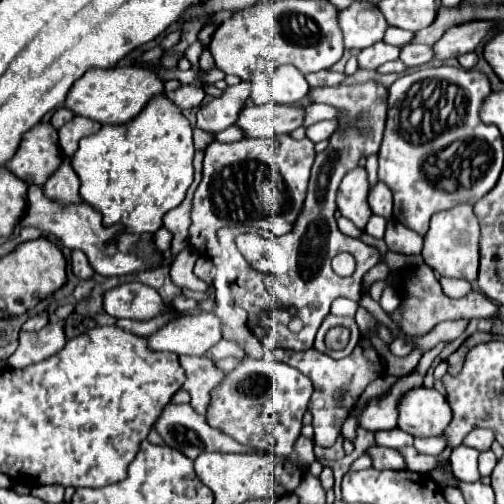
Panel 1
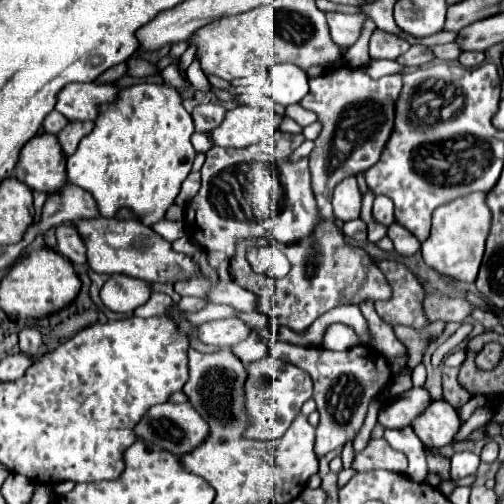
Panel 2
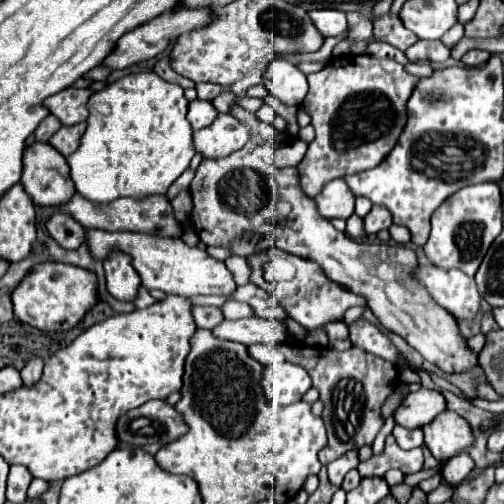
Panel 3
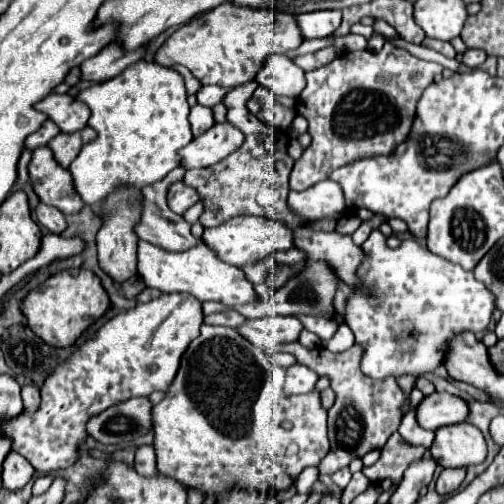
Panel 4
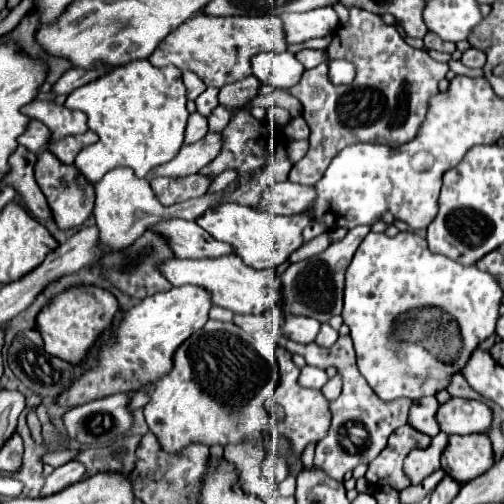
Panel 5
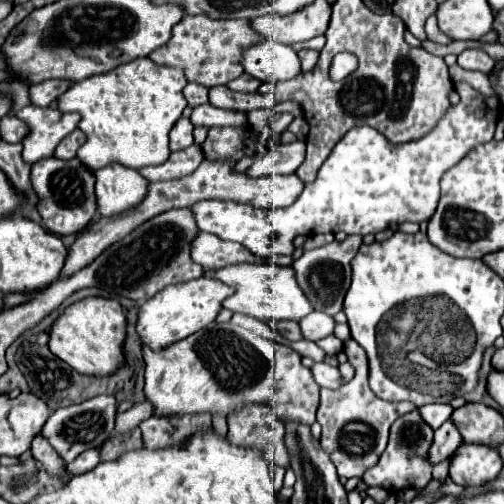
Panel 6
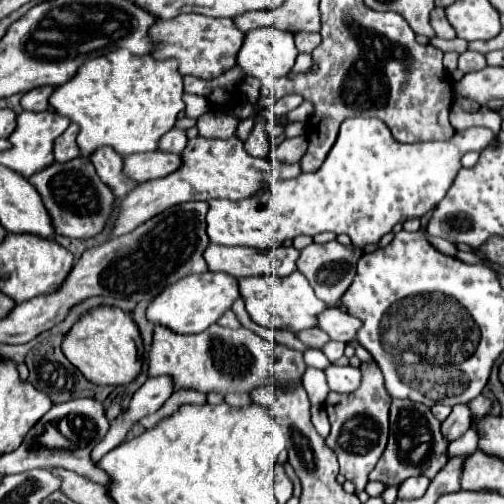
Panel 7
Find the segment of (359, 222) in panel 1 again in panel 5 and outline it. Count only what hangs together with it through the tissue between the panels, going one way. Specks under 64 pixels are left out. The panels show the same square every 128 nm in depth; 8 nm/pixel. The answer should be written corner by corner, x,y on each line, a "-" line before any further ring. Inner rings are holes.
290,180
276,182
274,186
266,188
260,196
260,210
270,214
300,214
304,212
316,198
316,190
312,186
302,186

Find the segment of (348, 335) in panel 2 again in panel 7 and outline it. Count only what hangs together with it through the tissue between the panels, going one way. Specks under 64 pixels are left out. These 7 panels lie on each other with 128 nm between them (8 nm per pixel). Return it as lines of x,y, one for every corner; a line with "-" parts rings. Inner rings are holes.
328,342
324,348
322,348
322,352
326,354
326,358
330,360
330,362
338,362
342,356
344,356
344,346
346,344
340,344
340,342

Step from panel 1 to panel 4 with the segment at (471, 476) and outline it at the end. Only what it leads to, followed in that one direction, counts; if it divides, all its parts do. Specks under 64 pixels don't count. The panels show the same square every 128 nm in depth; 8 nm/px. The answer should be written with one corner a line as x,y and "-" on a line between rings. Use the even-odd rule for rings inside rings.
448,468
448,470
442,470
438,480
436,480
436,492
440,496
448,496
452,492
456,492
464,480
464,474
466,470
464,468

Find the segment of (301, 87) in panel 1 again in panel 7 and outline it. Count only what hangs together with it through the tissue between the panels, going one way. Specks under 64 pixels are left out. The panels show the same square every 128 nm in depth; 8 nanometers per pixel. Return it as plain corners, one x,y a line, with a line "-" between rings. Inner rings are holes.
254,28
244,36
238,66
246,76
284,76
292,70
298,50
294,36
278,28

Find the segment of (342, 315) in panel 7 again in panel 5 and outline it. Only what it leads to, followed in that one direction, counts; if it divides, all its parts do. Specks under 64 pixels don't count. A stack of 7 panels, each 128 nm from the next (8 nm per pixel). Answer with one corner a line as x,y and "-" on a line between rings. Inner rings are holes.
286,316
284,326
282,326
282,334
288,336
294,342
300,344
310,344
316,340
320,332
320,322
308,316

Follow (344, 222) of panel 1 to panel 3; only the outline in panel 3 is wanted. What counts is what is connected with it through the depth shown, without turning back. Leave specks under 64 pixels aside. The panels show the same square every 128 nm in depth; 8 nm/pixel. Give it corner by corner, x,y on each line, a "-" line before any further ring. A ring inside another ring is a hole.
352,214
348,220
346,220
346,234
354,240
364,240
364,230
362,230
362,218

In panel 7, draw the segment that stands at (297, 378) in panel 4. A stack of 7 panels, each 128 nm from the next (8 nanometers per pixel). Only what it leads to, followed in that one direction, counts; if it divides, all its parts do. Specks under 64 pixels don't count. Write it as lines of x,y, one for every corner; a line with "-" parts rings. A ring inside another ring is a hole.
332,364
330,368
324,370
324,374
326,374
330,390
334,390
334,392
348,394
348,392
354,392
356,388
360,388
360,368

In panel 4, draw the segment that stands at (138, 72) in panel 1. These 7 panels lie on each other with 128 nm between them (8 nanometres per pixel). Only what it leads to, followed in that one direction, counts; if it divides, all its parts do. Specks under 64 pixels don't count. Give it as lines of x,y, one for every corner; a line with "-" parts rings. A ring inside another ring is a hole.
50,94
44,100
36,102
36,110
44,112
66,134
82,130
90,118
88,106
68,94

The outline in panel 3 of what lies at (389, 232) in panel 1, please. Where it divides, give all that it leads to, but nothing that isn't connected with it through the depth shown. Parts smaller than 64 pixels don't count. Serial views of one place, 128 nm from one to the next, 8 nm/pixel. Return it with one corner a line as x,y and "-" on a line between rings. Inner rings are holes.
396,224
390,226
390,236
392,236
392,240
396,240
398,244
406,244
406,242
410,240
410,232
408,232
408,228
404,228
404,226
396,226

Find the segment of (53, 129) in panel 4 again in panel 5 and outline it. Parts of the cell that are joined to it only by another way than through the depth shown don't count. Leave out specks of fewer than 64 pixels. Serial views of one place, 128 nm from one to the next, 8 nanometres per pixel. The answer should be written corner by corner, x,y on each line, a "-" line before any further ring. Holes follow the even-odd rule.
30,120
28,122
28,128
26,132
20,136
18,144
26,146
30,152
40,152
46,144
48,144
48,138
50,138
50,130
38,122
38,120

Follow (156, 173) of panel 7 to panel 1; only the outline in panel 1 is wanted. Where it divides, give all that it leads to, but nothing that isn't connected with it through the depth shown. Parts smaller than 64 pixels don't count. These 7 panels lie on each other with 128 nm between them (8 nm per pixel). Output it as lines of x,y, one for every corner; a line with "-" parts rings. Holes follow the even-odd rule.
264,104
246,106
236,126
244,132
244,138
274,138
278,134
290,134
294,128
302,126
304,110
298,106

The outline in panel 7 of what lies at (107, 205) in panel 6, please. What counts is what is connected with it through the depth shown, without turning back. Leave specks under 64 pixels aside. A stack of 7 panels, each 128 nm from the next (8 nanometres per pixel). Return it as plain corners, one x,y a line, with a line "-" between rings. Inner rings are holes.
98,148
92,152
90,162
94,164
98,176
112,188
116,198
126,196
136,186
136,182
122,176
122,156
114,148

